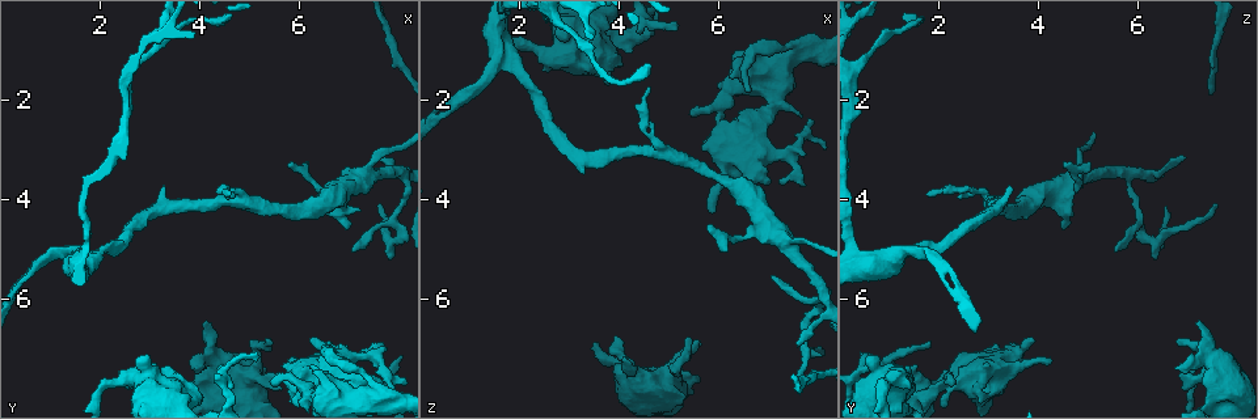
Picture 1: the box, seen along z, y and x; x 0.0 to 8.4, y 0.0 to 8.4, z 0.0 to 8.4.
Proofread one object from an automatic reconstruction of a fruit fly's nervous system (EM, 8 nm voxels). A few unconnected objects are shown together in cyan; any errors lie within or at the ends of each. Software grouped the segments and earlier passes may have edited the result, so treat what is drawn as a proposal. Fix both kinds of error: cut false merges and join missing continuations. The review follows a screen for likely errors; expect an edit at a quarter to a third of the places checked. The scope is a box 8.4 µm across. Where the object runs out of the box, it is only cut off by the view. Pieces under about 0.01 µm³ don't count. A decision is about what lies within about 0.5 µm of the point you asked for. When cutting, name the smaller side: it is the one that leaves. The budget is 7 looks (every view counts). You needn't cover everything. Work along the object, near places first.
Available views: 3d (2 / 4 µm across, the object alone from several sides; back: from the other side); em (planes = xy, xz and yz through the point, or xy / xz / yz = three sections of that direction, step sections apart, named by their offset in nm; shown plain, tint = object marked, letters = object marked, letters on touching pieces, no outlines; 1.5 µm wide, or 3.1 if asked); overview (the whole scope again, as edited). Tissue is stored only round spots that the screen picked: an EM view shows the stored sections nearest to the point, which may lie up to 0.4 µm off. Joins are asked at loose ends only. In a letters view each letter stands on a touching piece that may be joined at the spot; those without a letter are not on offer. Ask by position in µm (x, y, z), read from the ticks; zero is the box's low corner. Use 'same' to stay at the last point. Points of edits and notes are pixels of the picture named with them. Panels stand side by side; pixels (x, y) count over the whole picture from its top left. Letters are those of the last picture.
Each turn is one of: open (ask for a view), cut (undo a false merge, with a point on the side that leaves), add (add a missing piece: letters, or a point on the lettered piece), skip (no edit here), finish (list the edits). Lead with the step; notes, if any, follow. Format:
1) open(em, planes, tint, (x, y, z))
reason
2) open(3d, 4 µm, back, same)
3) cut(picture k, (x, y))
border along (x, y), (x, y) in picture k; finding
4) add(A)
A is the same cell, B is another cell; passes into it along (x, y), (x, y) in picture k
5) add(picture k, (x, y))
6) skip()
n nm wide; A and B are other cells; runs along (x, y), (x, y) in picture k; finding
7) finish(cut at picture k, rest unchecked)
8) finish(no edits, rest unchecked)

open(em, xz, step 4, letters, (7.55, 4.15, 7.50))
thin end

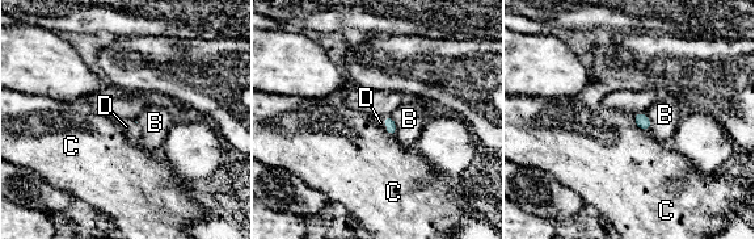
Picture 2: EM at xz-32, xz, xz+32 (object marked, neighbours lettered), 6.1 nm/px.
open(em, xy, step 4, letters, same)

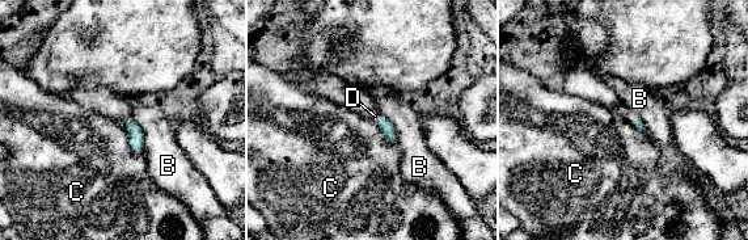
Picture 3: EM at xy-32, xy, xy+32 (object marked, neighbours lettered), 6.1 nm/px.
add(D)
D is the same cell, B and C are other cells; passes into it along (637, 122), (633, 118), (626, 113) in picture 3; the neuron continues

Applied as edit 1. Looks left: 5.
open(em, 3.1 µm, planes, plain, (7.40, 7.10, 3.10))
thick turns thin

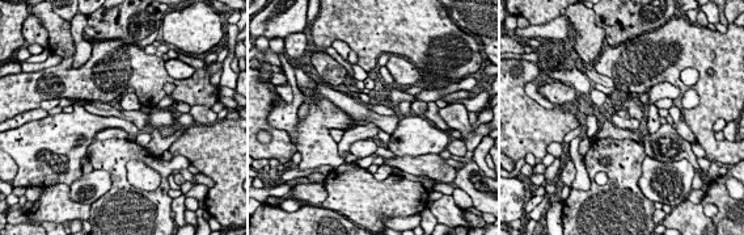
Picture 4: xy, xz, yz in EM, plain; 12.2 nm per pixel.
open(em, 3.1 µm, planes, tint, same)
with the object marked

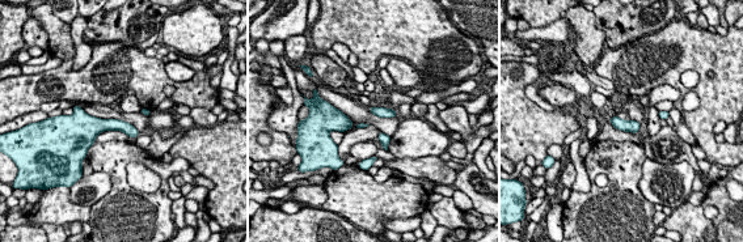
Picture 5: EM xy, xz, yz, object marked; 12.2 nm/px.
open(em, 3.1 µm, planes, letters, same)

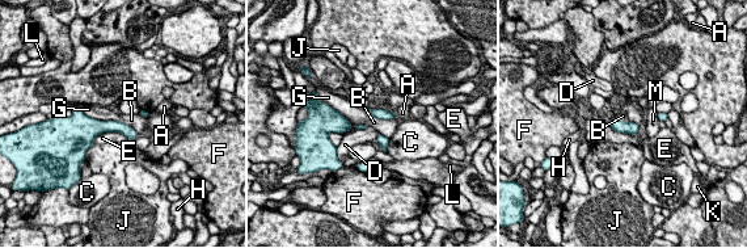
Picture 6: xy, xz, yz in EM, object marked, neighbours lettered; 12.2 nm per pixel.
skip()
130 nm wide; G touches over 500 nm; A, B, C, D, E, F, G, H, J, K, L and M are other cells; continuous, no second neuron

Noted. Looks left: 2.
open(3d, 4 µm, (3.80, 7.85, 1.30))
thick end

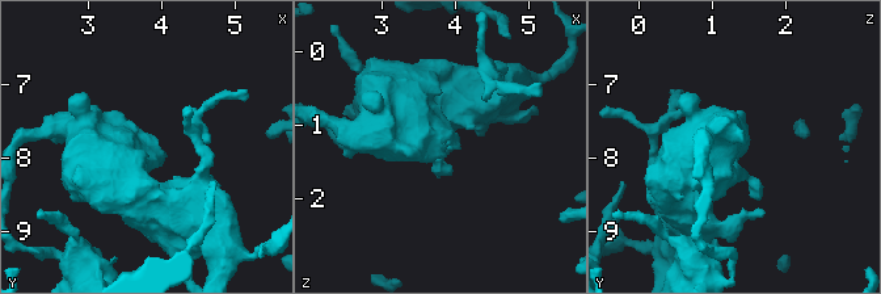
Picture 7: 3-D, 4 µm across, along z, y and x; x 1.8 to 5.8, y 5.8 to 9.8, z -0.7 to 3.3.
open(em, planes, letters, (3.90, 7.80, 1.25))

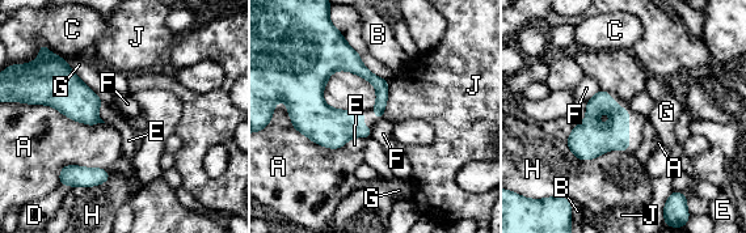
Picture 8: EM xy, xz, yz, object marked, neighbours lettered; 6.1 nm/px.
skip()
A, B, C, D, E, F, G, H and J are other cells; border along (390, 81), (383, 119) in picture 8; no lettered piece goes on from it

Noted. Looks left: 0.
finish(add at picture 3, rest unchecked)

